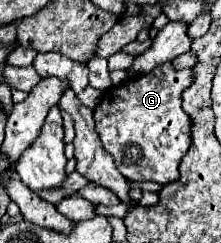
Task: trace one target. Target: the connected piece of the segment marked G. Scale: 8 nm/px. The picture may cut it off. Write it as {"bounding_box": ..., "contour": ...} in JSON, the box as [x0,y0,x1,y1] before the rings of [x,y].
{"bounding_box":[95,64,193,186],"contour":[[[171,64],[157,66],[149,74],[129,78],[125,82],[125,88],[121,90],[121,96],[117,98],[117,86],[107,90],[95,108],[95,124],[97,132],[101,136],[103,148],[113,156],[117,170],[127,178],[127,180],[151,180],[161,186],[175,182],[179,178],[179,162],[189,150],[191,142],[191,120],[181,108],[181,92],[193,82],[193,72],[187,70],[173,70]]]}

